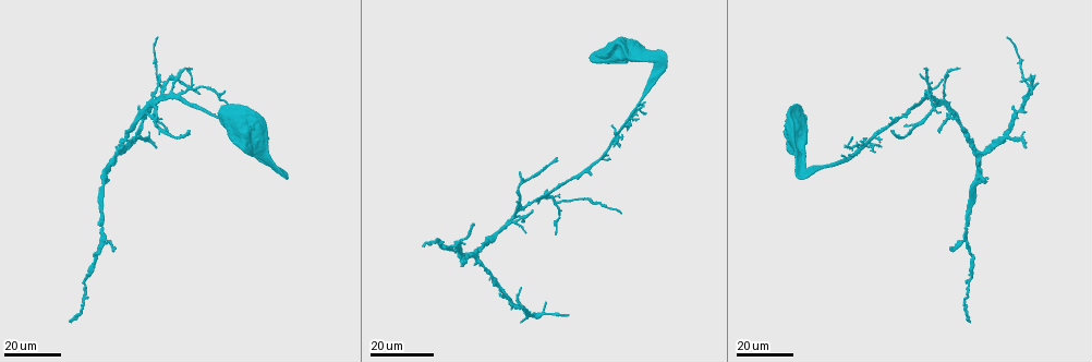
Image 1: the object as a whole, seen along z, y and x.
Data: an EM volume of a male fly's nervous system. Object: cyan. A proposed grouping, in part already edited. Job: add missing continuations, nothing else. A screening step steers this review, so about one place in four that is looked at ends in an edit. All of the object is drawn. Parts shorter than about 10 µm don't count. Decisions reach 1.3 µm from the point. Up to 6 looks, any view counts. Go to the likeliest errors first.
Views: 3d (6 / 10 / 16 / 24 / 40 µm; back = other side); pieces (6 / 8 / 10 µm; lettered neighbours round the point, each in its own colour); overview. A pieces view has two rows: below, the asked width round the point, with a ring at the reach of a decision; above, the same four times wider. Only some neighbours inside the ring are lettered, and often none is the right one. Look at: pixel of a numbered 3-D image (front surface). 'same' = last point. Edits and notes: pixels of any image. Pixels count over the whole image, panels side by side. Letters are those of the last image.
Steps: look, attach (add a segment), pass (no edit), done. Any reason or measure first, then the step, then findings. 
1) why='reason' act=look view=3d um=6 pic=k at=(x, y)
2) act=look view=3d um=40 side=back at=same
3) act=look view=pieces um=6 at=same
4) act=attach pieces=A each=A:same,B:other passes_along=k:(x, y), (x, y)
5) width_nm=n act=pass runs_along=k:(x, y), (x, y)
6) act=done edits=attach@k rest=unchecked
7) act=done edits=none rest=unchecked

why='an open end' act=look view=3d um=16 pic=1 at=(520, 309)

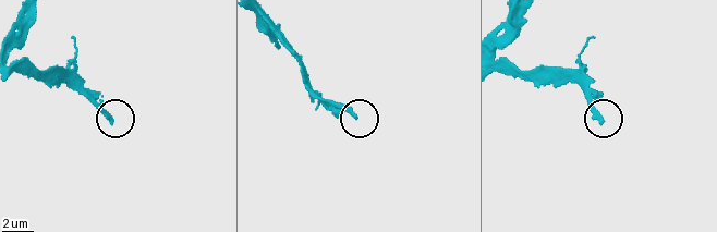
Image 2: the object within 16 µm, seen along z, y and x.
act=look view=pieces um=6 pic=2 at=(602, 122)

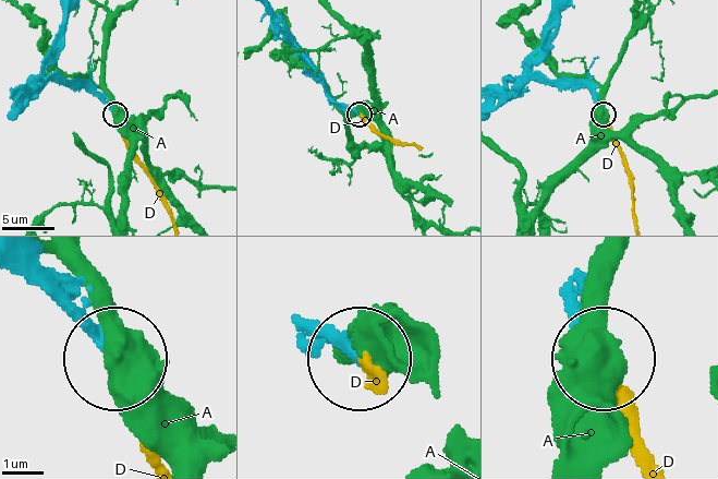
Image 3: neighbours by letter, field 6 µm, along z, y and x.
act=attach pieces=D each=A:other,D:same passes_along=3:(309, 320), (365, 362) found='it goes on there'

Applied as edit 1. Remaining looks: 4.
why='free end' act=look view=3d um=24 pic=1 at=(532, 210)

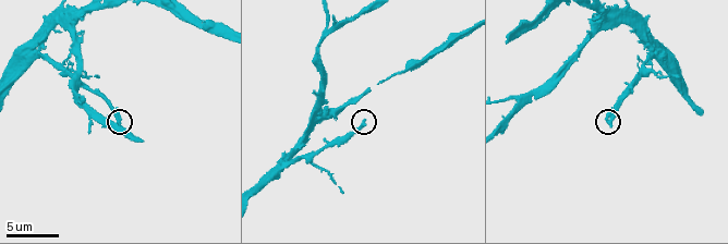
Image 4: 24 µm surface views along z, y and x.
act=look view=pieces um=8 pic=4 at=(363, 123)

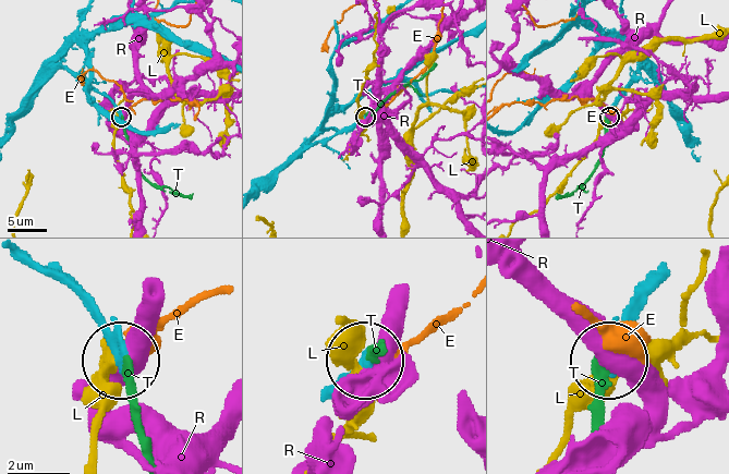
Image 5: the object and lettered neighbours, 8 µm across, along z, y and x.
act=attach pieces=T each=E:other,L:other,R:other,T:same passes_along=5:(65, 282), (125, 368), (146, 460) found='the cell continues'

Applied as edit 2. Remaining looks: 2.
act=done edits=attach@3,attach@5 rest=unchecked

